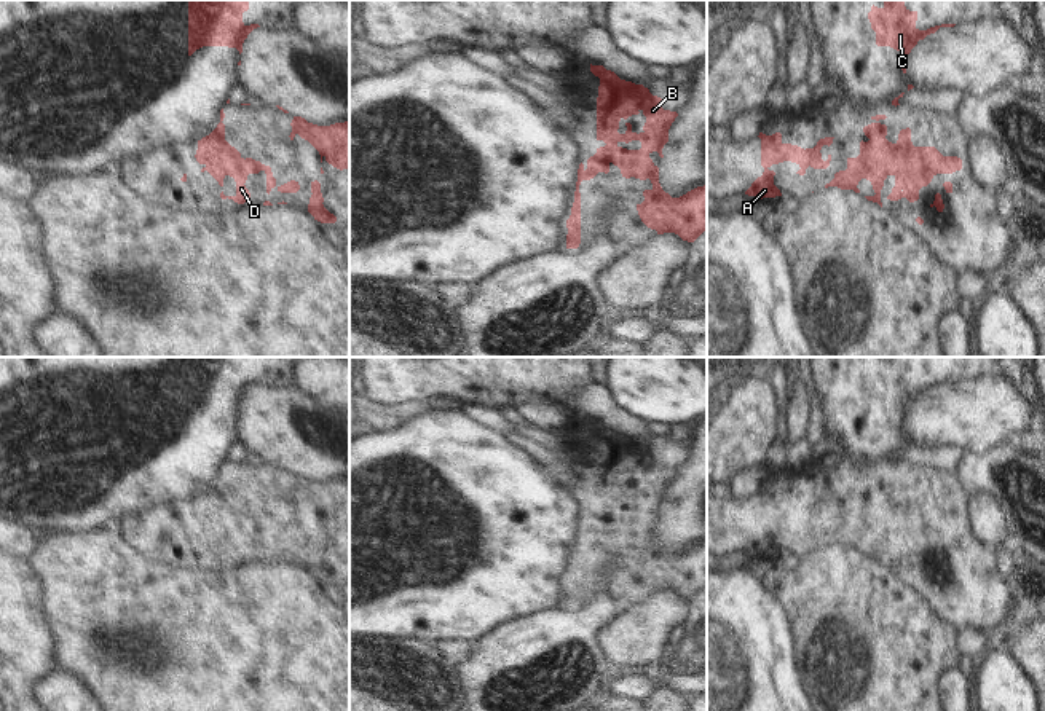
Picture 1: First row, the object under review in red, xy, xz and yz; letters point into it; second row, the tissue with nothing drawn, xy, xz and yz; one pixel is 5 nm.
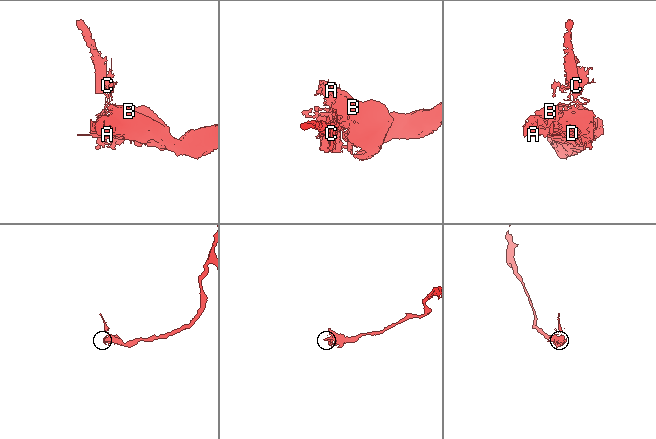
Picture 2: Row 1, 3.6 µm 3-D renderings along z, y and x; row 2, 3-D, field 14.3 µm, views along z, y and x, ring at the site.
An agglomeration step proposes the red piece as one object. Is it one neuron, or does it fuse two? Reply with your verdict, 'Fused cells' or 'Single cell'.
Fused cells.

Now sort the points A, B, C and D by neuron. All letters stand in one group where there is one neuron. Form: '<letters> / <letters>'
A B D / C

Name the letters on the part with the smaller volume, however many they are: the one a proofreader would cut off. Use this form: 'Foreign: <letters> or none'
Foreign: C.

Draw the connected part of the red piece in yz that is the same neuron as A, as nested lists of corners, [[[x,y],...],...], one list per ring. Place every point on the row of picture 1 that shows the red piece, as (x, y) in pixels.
[[[759,132],[758,137],[761,139],[761,166],[764,172],[745,191],[748,196],[755,196],[756,199],[782,196],[780,190],[774,185],[775,172],[769,169],[772,164],[783,161],[796,163],[801,167],[796,172],[799,175],[804,175],[809,166],[814,169],[826,169],[830,166],[831,155],[823,161],[820,150],[823,145],[830,147],[834,137],[820,139],[814,148],[806,150],[798,145],[783,143],[780,132],[772,136]]]

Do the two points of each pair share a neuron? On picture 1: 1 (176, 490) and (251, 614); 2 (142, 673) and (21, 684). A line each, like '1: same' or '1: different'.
1: different
2: different

